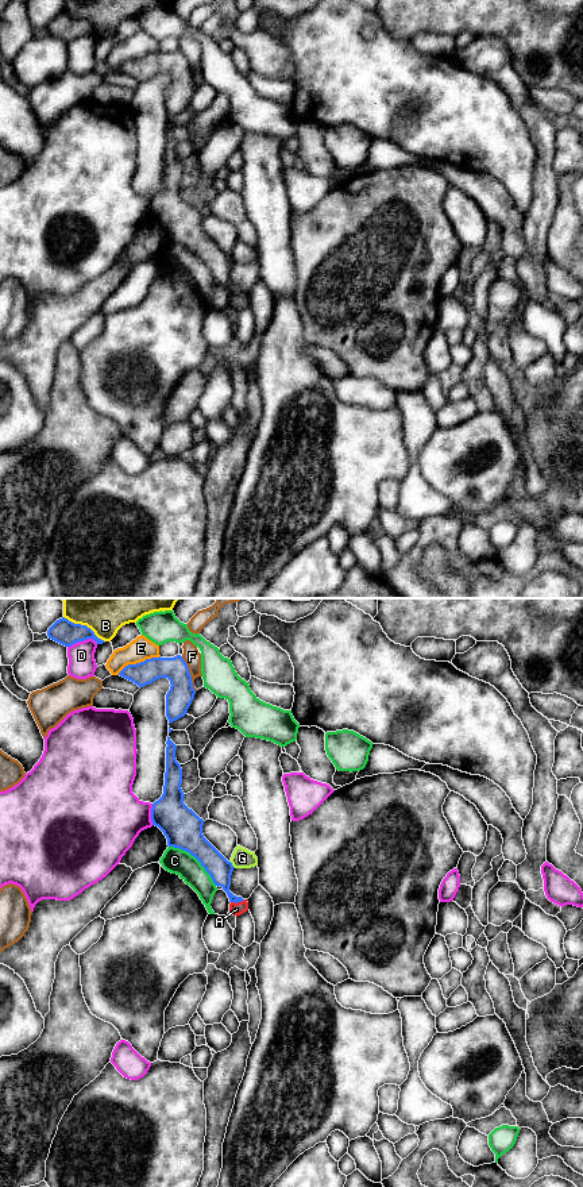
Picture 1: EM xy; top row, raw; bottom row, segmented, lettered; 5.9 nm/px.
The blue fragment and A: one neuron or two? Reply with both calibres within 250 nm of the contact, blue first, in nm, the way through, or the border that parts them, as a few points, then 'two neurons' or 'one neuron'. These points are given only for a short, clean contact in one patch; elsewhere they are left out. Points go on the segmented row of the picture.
140 nm thick on the blue side, 80 nm on the other; runs through xy (220, 870), (227, 891), (238, 901), (236, 909); one neuron

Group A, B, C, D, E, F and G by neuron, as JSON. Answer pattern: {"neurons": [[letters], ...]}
{"neurons": [["A"], ["B"], ["C"], ["D"], ["E"], ["F"], ["G"]]}

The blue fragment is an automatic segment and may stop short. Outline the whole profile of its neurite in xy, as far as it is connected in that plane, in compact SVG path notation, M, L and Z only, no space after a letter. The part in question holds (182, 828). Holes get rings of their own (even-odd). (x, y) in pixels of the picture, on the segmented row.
M167 736L166 772L162 797L152 803L151 821L167 839L167 845L194 856L213 883L229 898L229 913L240 916L248 910L247 899L229 891L233 866L202 835L204 820L184 803L182 768L175 759L177 745Z

